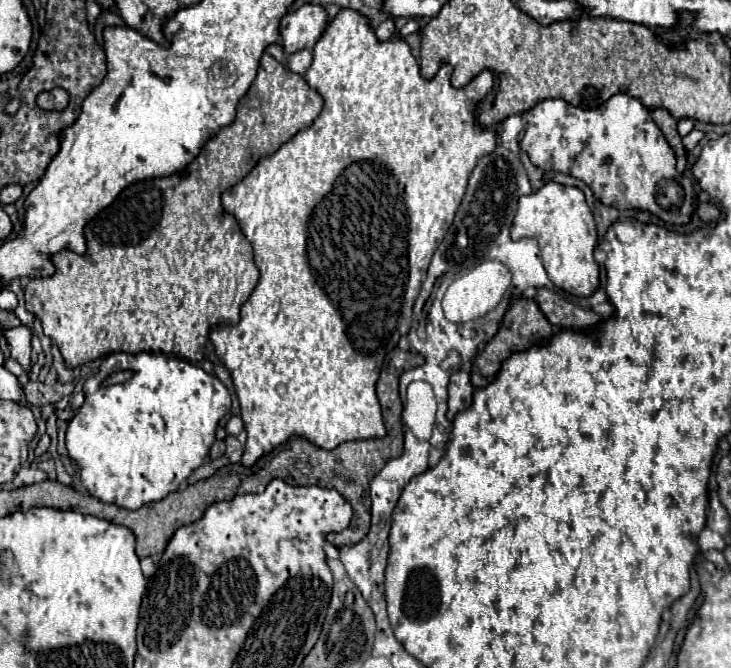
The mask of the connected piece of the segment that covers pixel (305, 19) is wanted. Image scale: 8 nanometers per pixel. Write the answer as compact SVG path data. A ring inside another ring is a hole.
M302 5L294 15L284 15L280 21L282 49L292 55L302 49L312 49L326 29L326 11L320 5Z

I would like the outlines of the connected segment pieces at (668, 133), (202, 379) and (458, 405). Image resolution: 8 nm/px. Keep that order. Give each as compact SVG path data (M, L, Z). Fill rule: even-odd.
M654 109L652 111L652 119L662 129L666 141L672 145L672 149L676 153L676 161L678 161L676 169L678 169L678 173L684 173L684 169L686 169L686 149L682 145L682 137L676 131L676 119L664 109Z
M112 353L102 361L98 373L84 383L82 391L86 399L66 429L68 455L78 463L80 481L92 497L124 509L140 509L146 503L160 501L168 493L178 491L180 483L204 463L216 439L218 421L230 411L230 393L218 377L208 375L204 369L180 357L162 353ZM120 369L132 369L134 377L120 385L100 389L104 377Z
M454 371L448 385L448 413L446 417L452 421L458 411L468 409L472 405L474 387L470 383L470 375L466 371Z

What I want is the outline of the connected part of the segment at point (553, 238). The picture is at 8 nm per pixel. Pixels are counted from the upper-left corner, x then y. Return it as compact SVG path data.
M550 181L536 193L520 197L510 237L514 241L522 237L534 237L540 243L544 269L558 289L576 297L590 297L598 289L600 267L594 259L594 247L598 241L596 223L590 207L586 205L584 193L578 187Z

